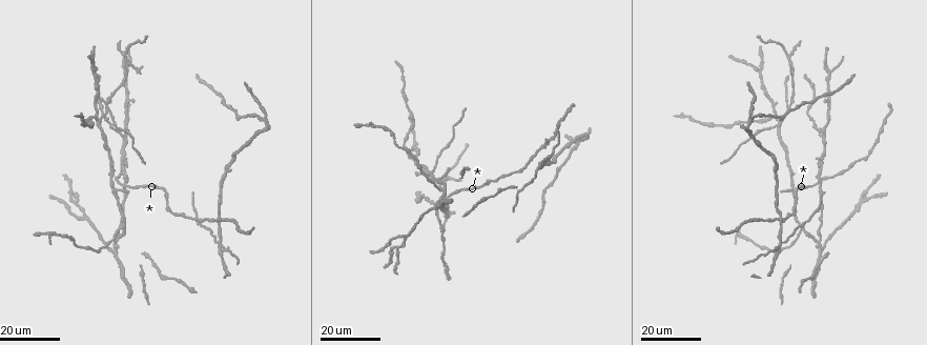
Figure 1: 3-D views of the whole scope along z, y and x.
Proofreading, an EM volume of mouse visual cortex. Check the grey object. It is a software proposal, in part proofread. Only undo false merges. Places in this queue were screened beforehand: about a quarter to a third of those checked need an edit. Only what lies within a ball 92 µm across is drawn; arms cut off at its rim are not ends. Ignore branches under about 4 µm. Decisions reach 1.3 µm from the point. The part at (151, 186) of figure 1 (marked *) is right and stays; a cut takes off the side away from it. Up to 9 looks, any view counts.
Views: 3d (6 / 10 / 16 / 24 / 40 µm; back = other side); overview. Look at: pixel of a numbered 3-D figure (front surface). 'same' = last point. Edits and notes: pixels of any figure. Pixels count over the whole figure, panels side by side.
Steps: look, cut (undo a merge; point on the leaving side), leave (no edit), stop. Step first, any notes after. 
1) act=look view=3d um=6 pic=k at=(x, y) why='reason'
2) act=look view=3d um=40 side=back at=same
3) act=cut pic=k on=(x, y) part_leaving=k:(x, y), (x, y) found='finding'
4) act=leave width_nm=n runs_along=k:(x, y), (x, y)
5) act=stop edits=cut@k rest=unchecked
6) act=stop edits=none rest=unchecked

act=look view=3d um=16 pic=1 at=(819, 184)

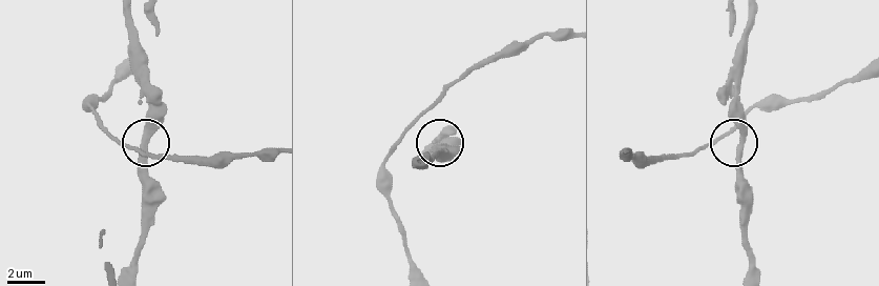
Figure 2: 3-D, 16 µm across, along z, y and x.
act=look view=3d um=10 pic=2 at=(740, 147) why='zoom in'

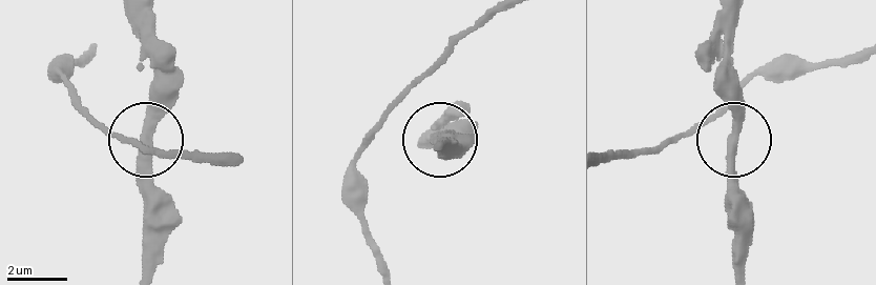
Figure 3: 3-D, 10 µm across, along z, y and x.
act=leave side_arm_um=50 runs_along=3:(610, 156), (648, 156), (685, 136), (730, 136), (730, 53) found='all the same cell'

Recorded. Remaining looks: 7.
act=look view=3d um=16 pic=1 at=(108, 107) why='three arms meet'

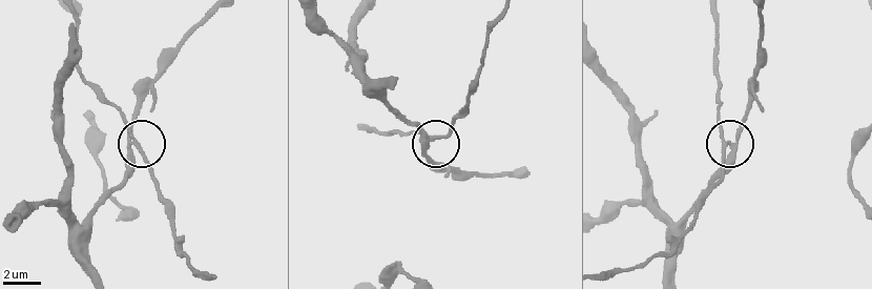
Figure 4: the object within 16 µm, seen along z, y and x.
act=look view=3d um=10 pic=4 at=(141, 154) why='zoom in'

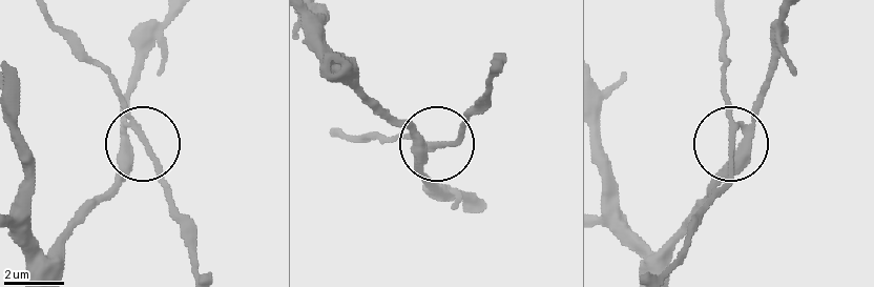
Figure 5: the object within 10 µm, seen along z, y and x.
act=cut pic=5 on=(154, 159) width_nm=170 part_leaving=5:(126, 126), (151, 157), (194, 269) found='a second cell is stuck on'

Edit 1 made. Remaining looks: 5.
act=look view=3d um=16 pic=1 at=(789, 61) why='three-way junction'

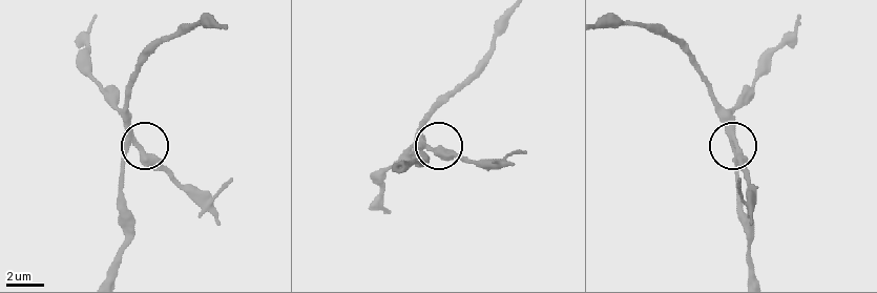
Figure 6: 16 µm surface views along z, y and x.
act=look view=3d um=10 pic=6 at=(428, 147) why='zoom in'

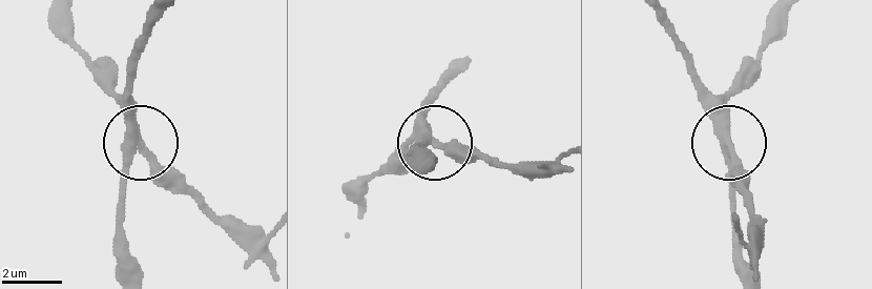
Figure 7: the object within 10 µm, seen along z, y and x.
act=leave width_nm=300 found='all the same cell'

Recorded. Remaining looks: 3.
act=look view=3d um=24 pic=1 at=(830, 71) why='branch point'

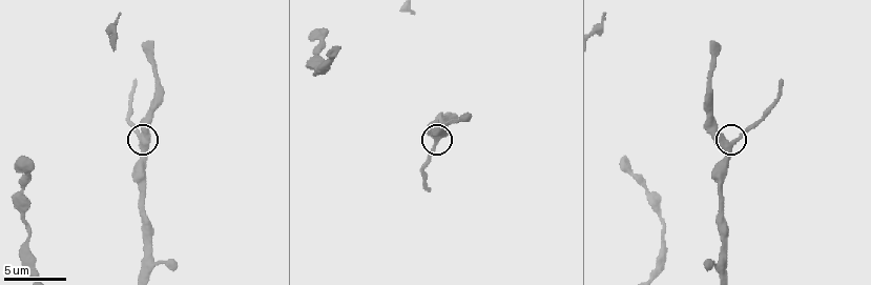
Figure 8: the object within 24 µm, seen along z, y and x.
act=look view=3d um=10 pic=8 at=(729, 144) why='closer look'

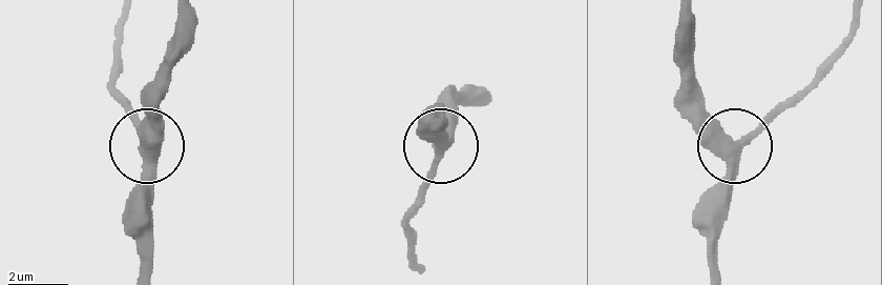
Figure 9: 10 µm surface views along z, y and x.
act=leave arms=3 runs_along=9:(444, 124), (439, 162), (417, 205) found='one cell here'

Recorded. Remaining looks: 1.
act=stop edits=cut@5 rest=unchecked

